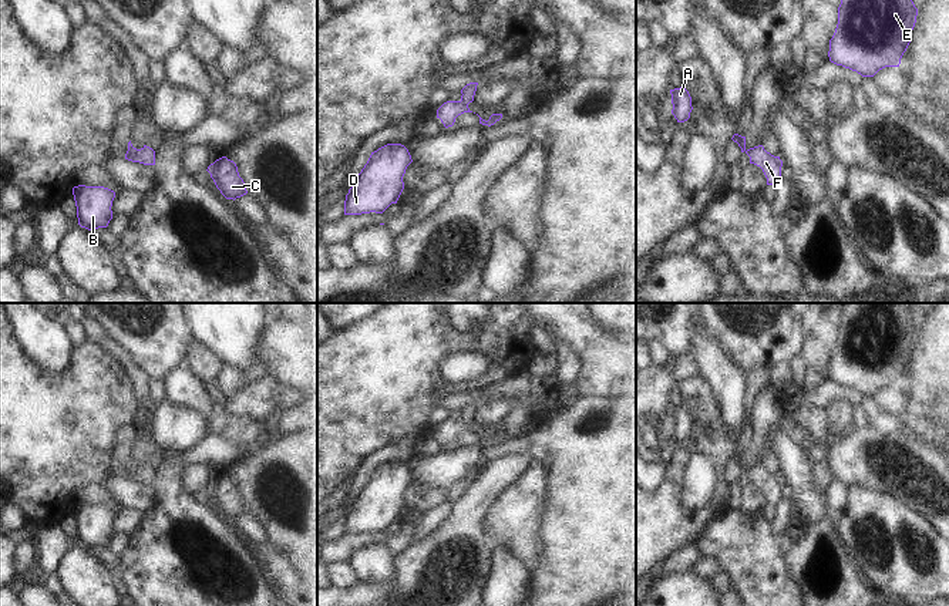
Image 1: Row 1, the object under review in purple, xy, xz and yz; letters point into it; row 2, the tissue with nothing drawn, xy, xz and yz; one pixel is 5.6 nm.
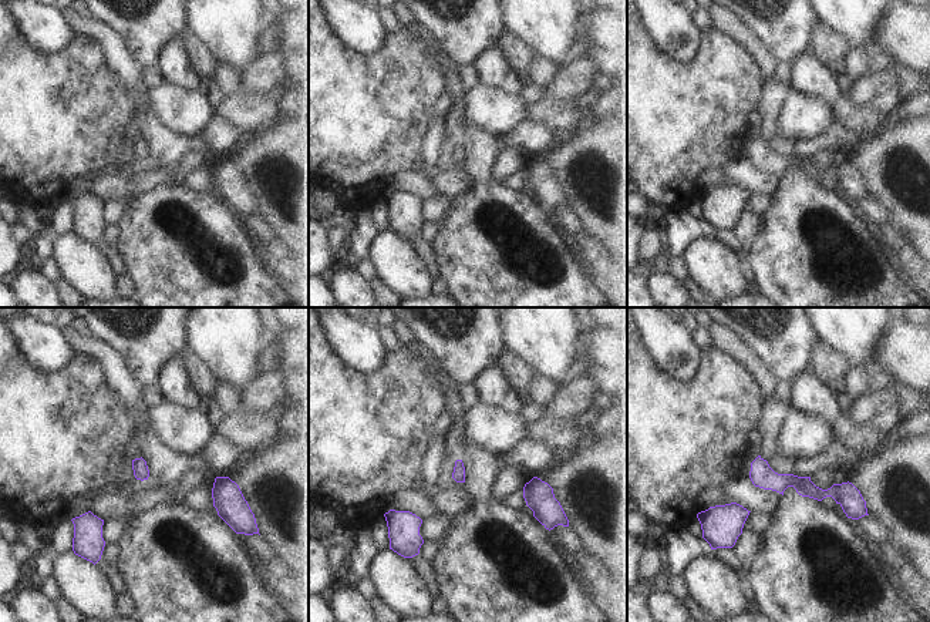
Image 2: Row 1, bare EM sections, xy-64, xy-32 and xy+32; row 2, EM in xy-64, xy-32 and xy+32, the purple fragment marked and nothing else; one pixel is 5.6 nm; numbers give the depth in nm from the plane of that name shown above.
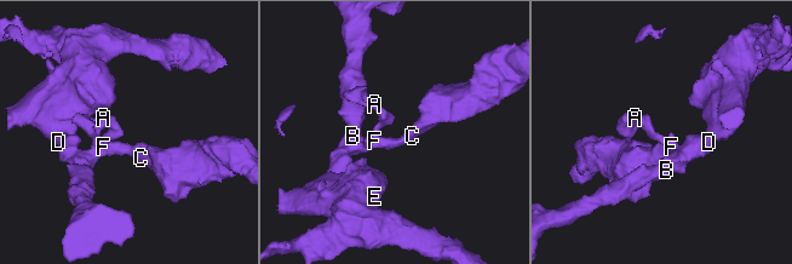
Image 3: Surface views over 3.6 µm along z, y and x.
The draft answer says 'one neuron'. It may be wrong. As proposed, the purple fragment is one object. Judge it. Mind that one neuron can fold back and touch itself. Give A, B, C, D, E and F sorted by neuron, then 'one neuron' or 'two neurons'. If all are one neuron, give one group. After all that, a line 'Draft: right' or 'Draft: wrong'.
groups A B C D E F; one neuron
Draft: right

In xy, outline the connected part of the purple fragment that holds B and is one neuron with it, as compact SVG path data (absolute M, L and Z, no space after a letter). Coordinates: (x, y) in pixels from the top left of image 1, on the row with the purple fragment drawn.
M78 185L73 188L78 225L88 230L107 228L112 219L115 192L104 186Z

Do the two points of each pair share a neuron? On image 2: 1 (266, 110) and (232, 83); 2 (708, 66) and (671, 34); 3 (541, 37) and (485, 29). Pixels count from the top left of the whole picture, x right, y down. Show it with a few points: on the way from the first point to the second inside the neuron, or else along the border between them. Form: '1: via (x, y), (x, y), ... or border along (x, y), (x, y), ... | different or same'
1: border along (238, 91), (226, 96) | different
2: border along (701, 33), (687, 61), (661, 49) | different
3: border along (501, 14), (505, 29) | different

